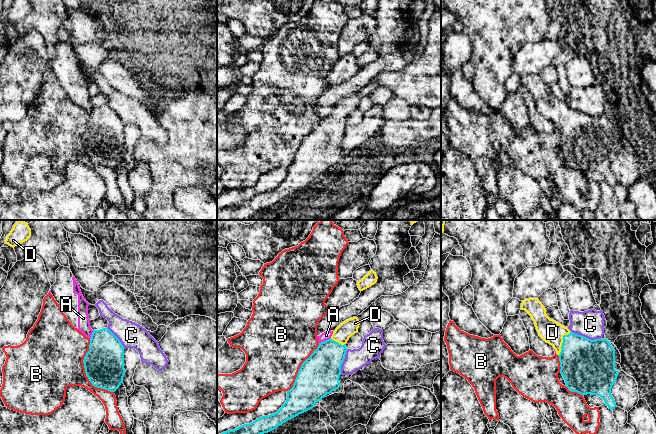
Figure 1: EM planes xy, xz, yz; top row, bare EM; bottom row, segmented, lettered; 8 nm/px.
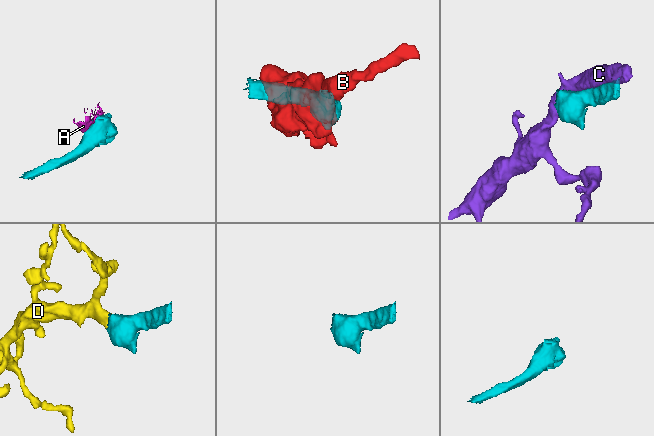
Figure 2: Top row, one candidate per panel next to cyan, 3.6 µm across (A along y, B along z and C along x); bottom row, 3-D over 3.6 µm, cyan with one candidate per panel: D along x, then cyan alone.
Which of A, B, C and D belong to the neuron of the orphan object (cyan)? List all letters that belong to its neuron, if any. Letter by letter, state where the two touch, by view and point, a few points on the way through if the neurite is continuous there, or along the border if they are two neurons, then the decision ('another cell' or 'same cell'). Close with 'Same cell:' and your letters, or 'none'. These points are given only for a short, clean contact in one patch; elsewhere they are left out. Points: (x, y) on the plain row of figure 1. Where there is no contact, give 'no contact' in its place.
A: xz (324, 117) | along xz (330, 113), (319, 119) | another cell
B: xy (85, 148) | another cell
C: yz (585, 113) | another cell
D: yz (563, 118) | across yz (585, 140), (563, 118), (552, 108) | same cell
Same cell: D

